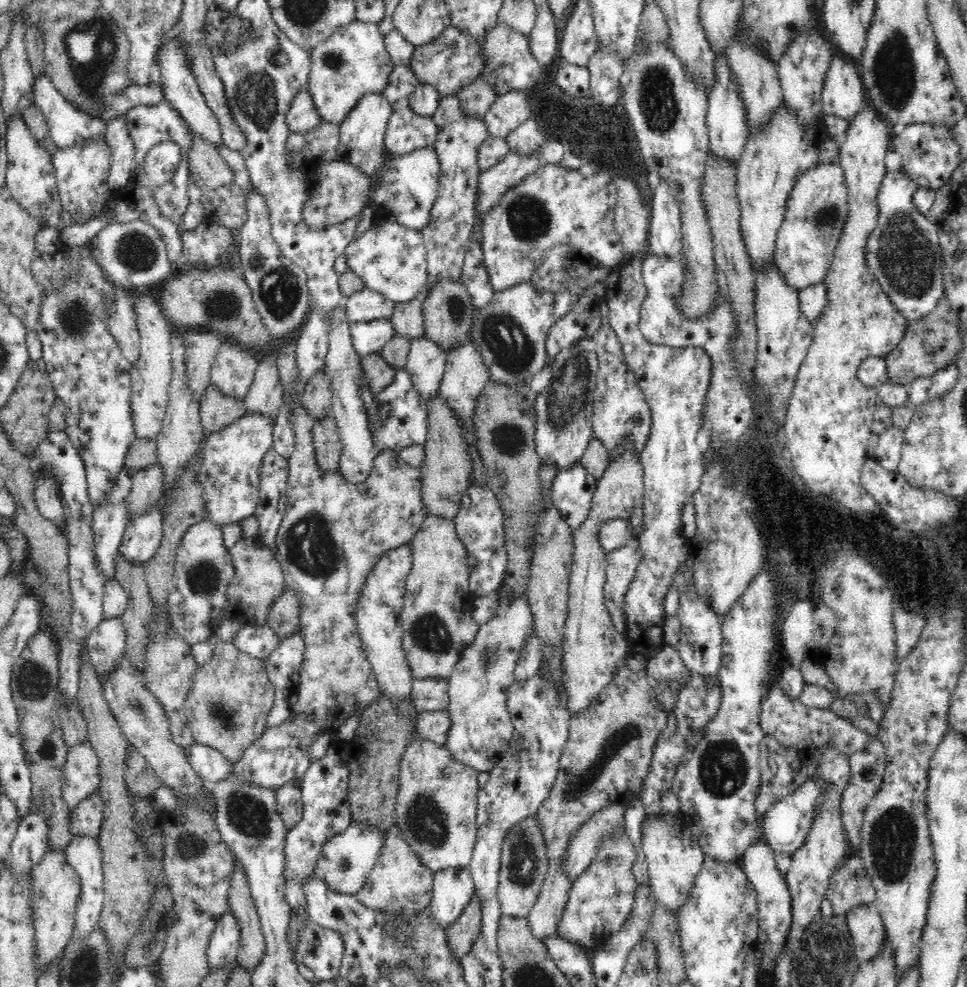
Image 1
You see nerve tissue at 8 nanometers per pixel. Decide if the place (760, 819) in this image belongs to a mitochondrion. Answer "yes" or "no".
no

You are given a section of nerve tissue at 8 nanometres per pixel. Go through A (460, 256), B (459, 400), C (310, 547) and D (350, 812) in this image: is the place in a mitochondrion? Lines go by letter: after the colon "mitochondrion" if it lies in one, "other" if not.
A: other
B: other
C: mitochondrion
D: other

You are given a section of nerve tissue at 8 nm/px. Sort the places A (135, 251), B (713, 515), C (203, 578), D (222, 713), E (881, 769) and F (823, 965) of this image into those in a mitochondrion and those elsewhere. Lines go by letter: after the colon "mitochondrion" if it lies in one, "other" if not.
A: mitochondrion
B: mitochondrion
C: mitochondrion
D: mitochondrion
E: other
F: mitochondrion

